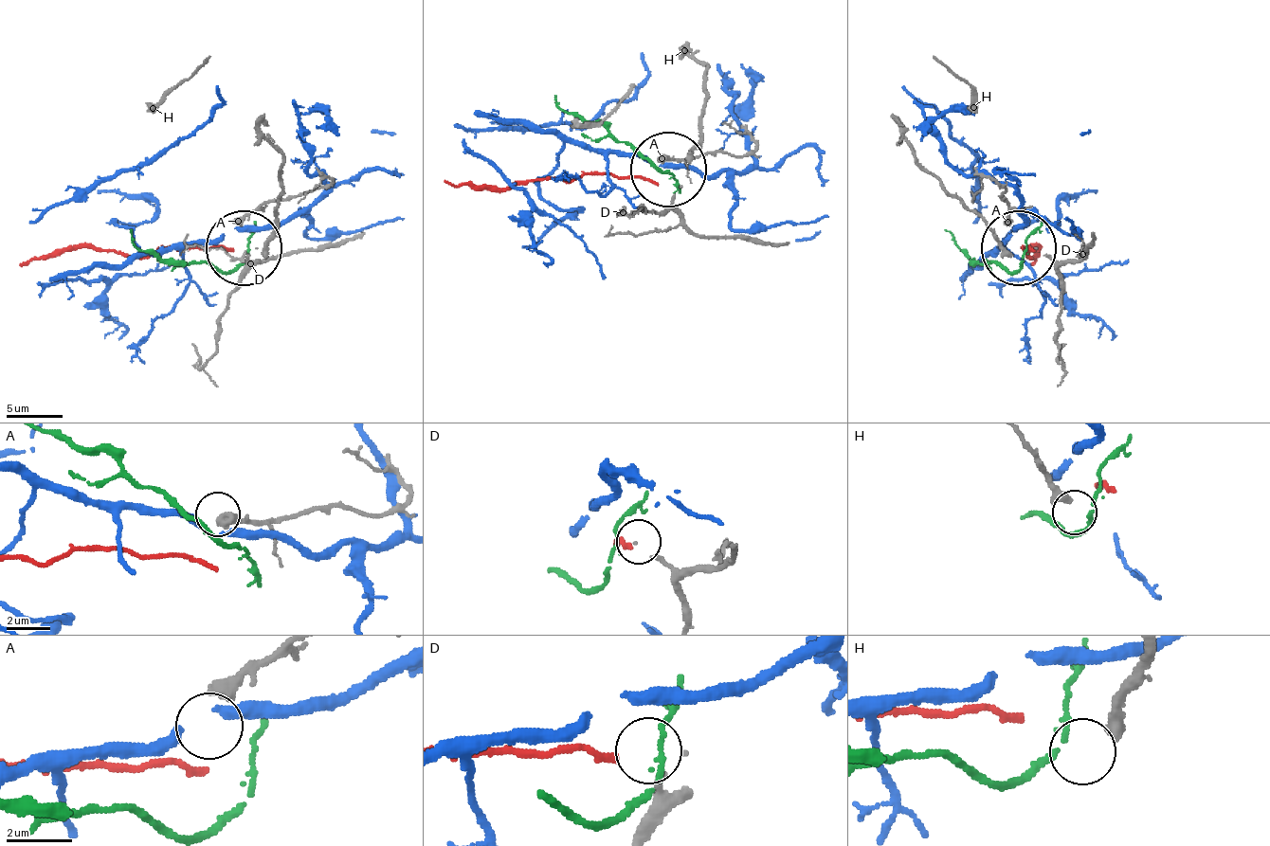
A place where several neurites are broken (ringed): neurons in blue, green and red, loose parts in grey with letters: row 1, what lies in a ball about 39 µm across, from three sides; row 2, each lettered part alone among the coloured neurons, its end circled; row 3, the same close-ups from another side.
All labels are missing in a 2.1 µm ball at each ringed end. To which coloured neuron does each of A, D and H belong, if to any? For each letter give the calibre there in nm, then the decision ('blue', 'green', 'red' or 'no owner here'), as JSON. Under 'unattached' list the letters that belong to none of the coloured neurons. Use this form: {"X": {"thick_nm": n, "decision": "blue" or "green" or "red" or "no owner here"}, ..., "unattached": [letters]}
{"A": {"thick_nm": 480, "decision": "no owner here"}, "D": {"thick_nm": 180, "decision": "red"}, "H": {"thick_nm": 440, "decision": "green"}, "unattached": ["A"]}

